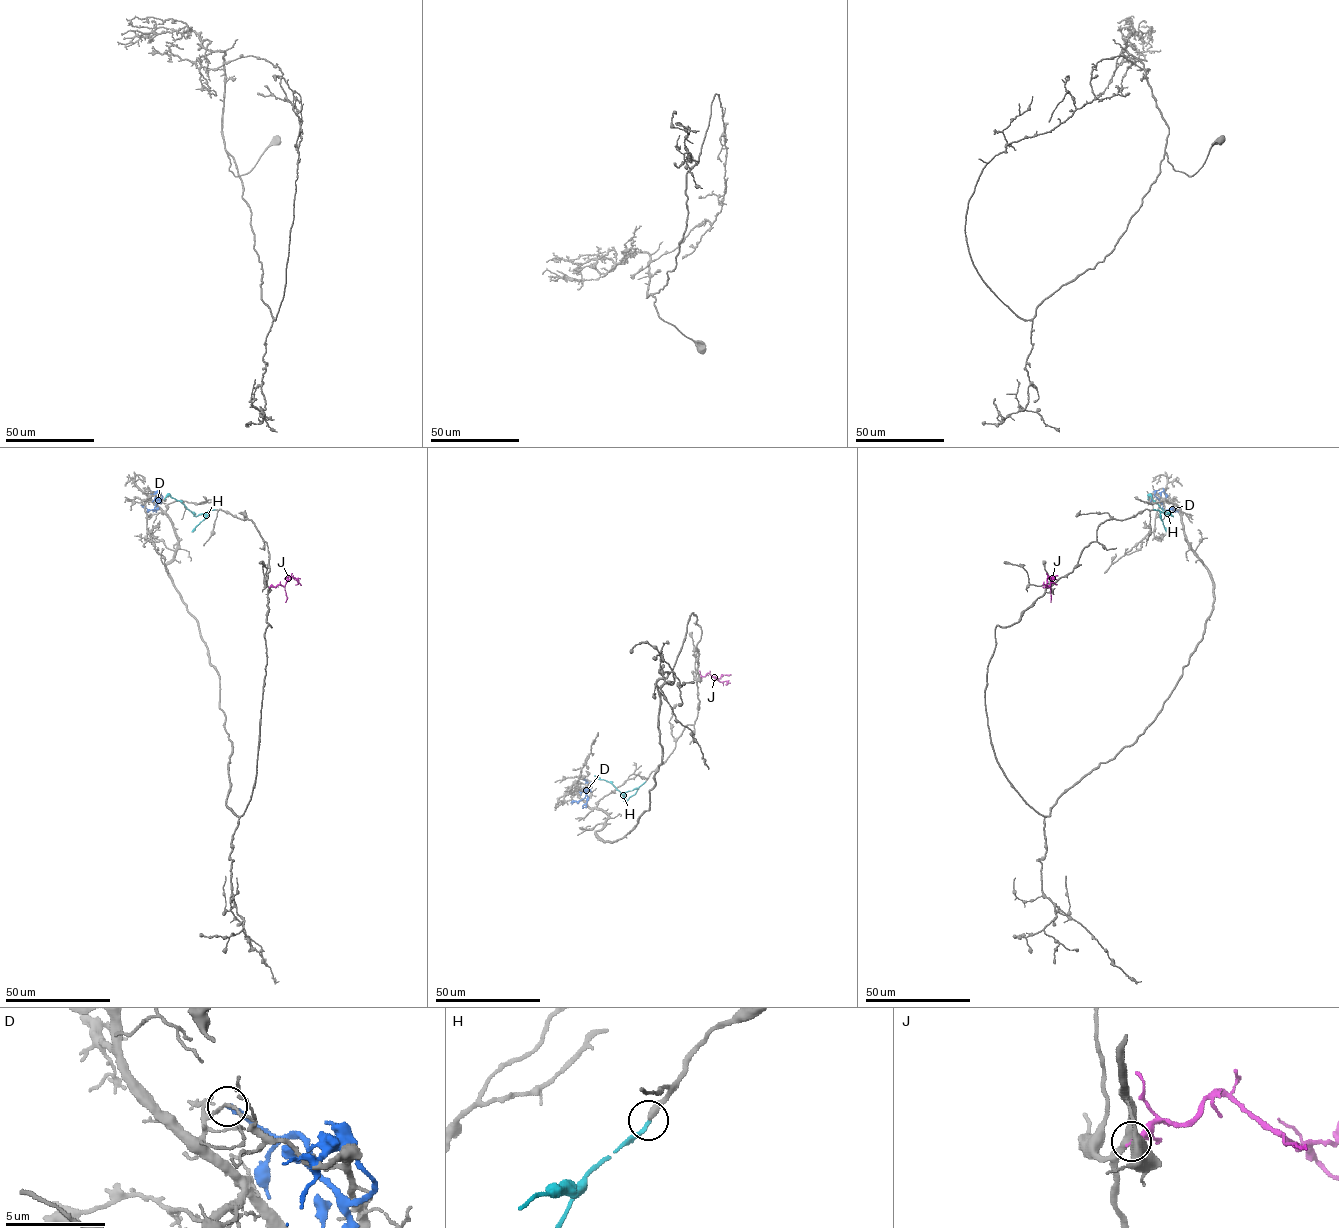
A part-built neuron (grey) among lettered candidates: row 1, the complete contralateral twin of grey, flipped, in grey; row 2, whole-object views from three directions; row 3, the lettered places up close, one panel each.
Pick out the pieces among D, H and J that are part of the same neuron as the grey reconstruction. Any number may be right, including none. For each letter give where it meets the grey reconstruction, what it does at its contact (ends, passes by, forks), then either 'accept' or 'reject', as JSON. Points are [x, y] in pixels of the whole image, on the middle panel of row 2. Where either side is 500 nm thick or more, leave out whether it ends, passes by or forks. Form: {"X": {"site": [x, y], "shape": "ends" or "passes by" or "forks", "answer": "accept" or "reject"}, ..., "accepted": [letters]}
{"D": {"site": [577, 790], "shape": "ends", "answer": "reject"}, "H": {"site": [645, 781], "shape": "ends", "answer": "accept"}, "J": {"site": [698, 678], "shape": "ends", "answer": "reject"}, "accepted": ["H"]}

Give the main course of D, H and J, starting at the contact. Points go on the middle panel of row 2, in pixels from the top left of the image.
D: (577, 791), (581, 792), (589, 788), (585, 790), (584, 798), (570, 803)
H: (645, 781), (625, 801), (609, 782), (594, 776)
J: (698, 678), (708, 673), (721, 682), (728, 680), (725, 684)

